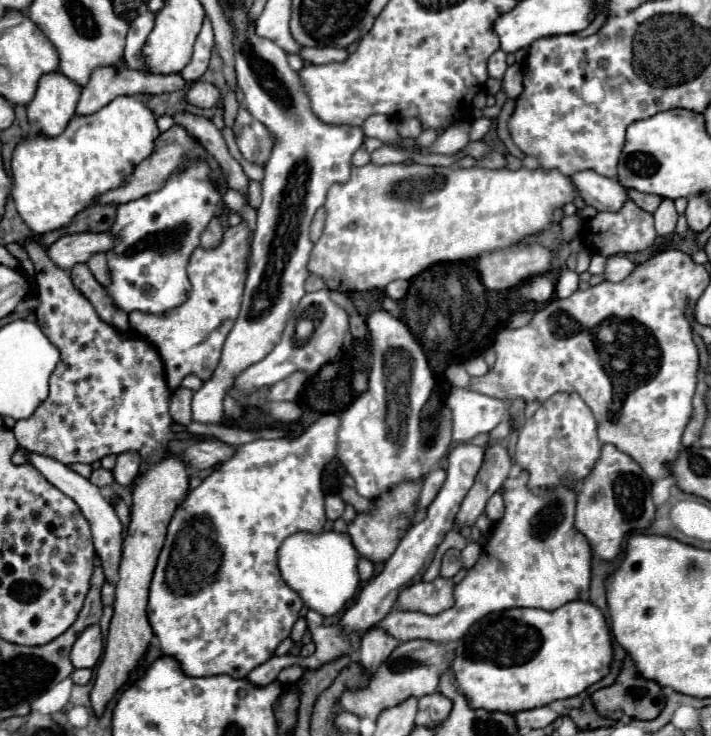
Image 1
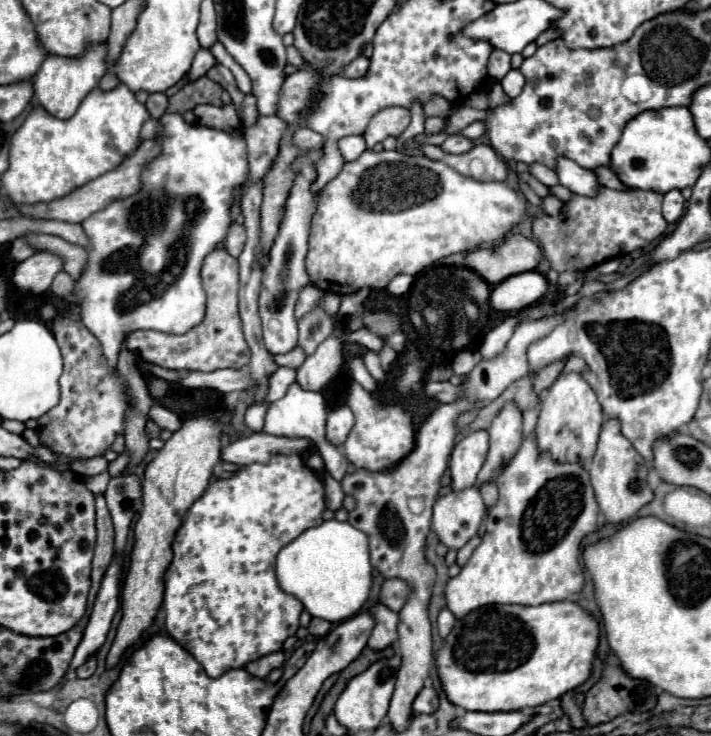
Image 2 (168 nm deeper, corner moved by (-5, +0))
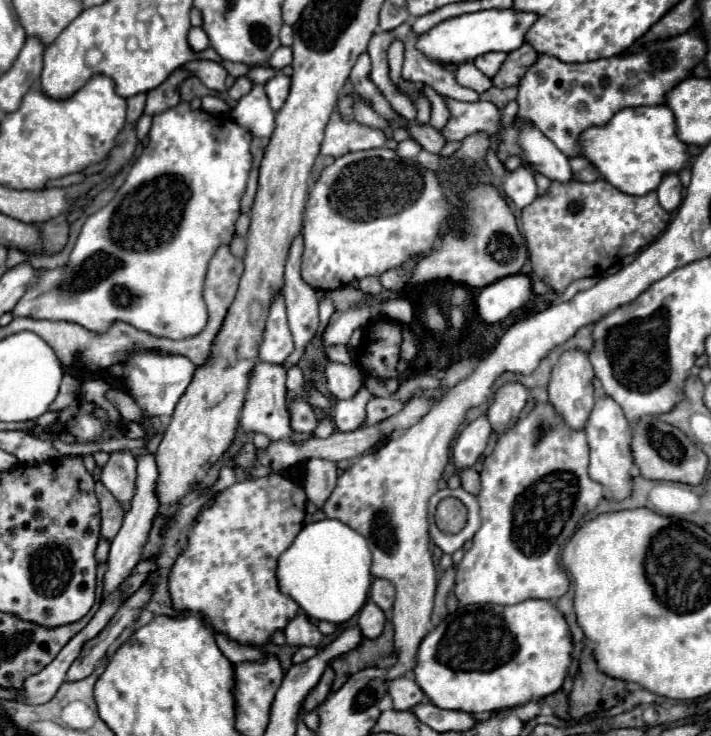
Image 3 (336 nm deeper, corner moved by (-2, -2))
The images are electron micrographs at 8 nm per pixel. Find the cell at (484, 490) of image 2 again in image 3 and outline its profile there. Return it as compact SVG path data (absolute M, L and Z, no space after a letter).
M469 468L469 470L463 470L463 472L459 472L459 476L461 476L461 480L463 480L463 488L467 490L467 492L471 492L471 494L479 494L479 490L481 490L481 476L479 476L479 472L477 470L473 470L473 468Z

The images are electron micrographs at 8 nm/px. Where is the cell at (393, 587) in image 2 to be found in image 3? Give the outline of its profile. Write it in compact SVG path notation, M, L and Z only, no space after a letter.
M375 578L373 584L371 584L369 598L371 598L385 614L389 614L389 612L391 612L391 606L393 606L393 600L395 600L395 588L391 586L389 580Z

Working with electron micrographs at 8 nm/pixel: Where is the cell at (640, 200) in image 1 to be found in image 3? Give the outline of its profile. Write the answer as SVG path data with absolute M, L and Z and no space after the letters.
M585 156L571 158L569 162L571 162L571 170L573 170L573 178L575 180L579 180L579 182L595 182L595 180L601 180L599 170Z

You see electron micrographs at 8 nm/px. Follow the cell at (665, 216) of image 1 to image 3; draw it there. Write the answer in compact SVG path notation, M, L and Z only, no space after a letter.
M667 174L657 188L659 194L659 204L663 206L665 212L675 212L683 200L683 186L679 182L677 174Z

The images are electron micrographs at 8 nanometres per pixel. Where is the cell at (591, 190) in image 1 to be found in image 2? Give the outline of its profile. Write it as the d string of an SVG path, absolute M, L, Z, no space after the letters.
M558 158L556 160L556 174L562 186L566 186L570 192L574 194L582 194L582 196L594 196L598 190L598 180L596 176L578 166L574 160L570 158Z

